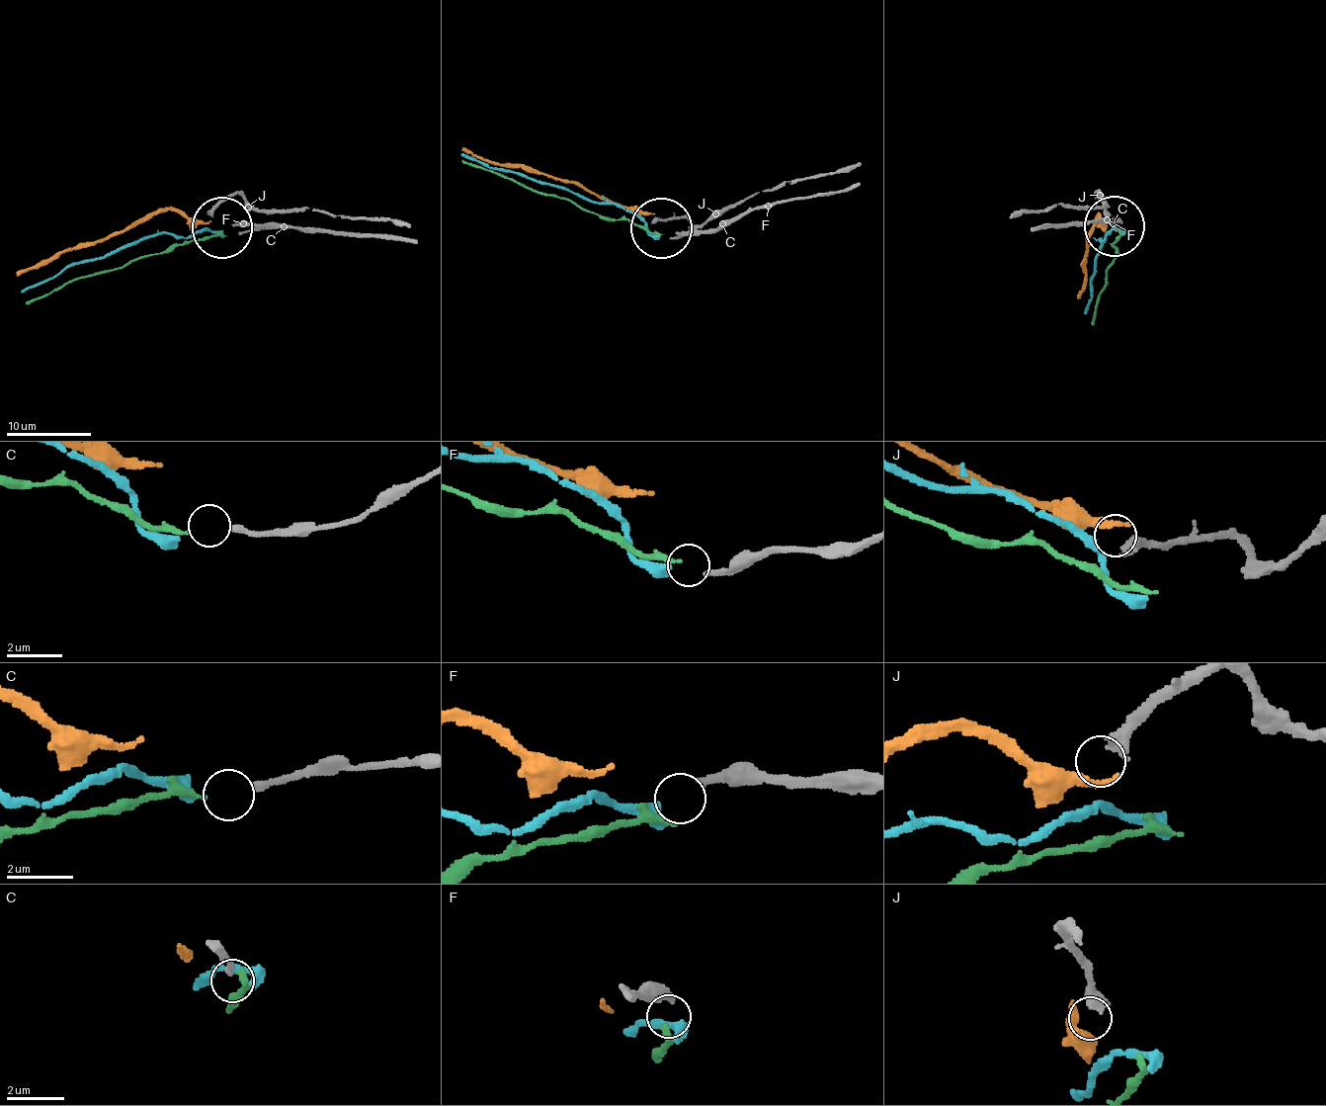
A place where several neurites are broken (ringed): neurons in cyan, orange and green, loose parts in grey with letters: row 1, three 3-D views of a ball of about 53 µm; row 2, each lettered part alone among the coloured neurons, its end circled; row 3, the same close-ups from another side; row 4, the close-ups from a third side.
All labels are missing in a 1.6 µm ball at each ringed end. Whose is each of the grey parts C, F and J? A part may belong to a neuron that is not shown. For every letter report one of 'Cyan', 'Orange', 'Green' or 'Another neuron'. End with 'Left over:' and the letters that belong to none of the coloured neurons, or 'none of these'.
C: Green
F: Cyan
J: Another neuron
Left over: J

